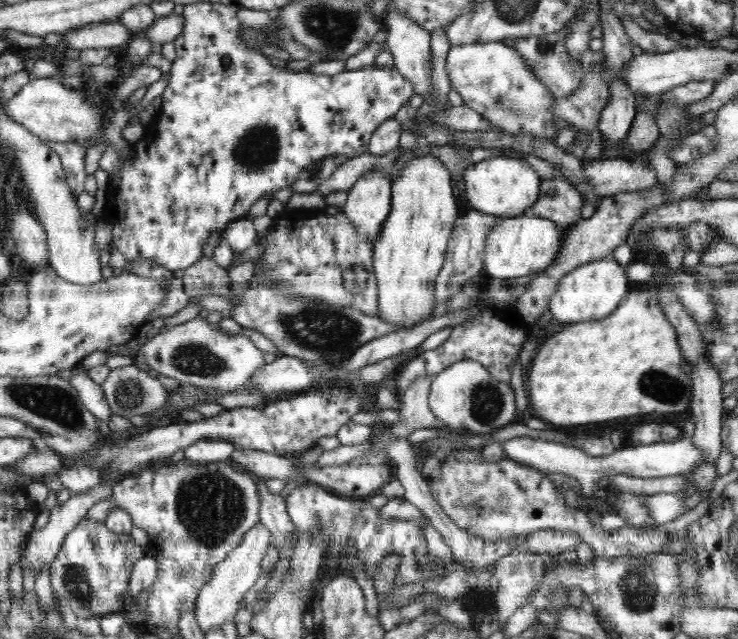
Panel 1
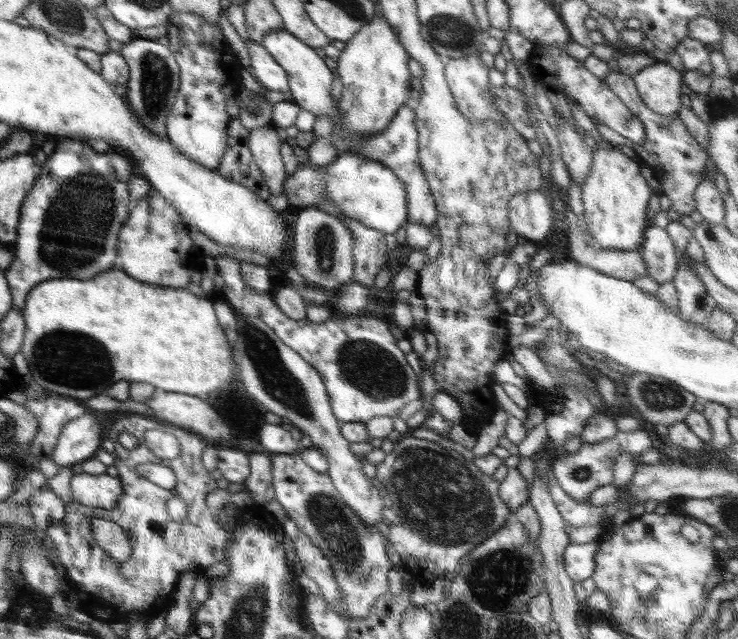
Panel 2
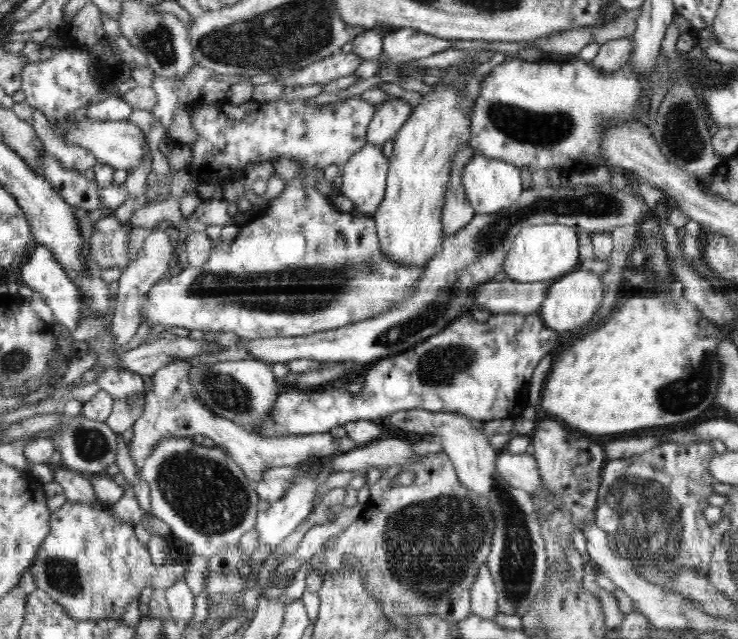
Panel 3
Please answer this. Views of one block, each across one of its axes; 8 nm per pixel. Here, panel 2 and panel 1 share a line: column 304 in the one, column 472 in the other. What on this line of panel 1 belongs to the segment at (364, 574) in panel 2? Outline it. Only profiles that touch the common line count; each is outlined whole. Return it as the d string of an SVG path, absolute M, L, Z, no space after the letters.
M503 457L496 463L458 462L448 458L441 463L440 478L429 483L429 489L438 506L452 519L452 522L486 543L508 539L516 534L528 534L536 530L556 529L578 532L582 542L590 544L594 553L603 558L624 556L648 557L668 554L668 534L640 532L624 526L615 531L604 530L593 525L588 511L570 508L564 502L563 492L540 471Z

